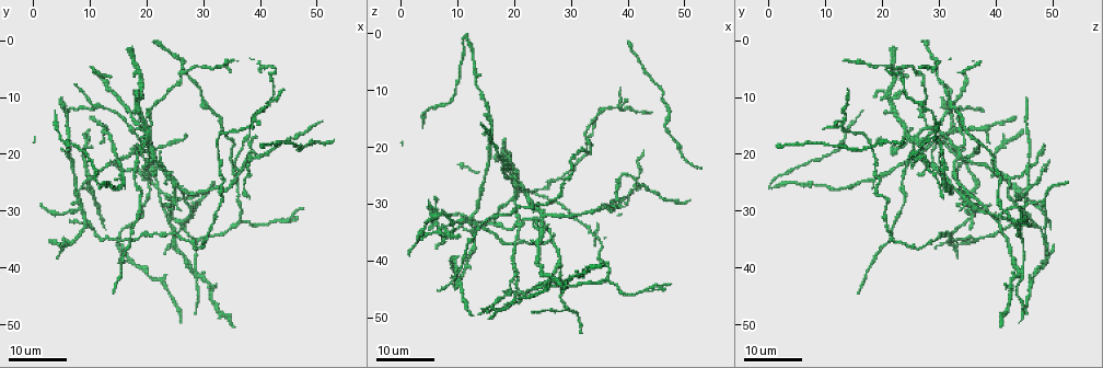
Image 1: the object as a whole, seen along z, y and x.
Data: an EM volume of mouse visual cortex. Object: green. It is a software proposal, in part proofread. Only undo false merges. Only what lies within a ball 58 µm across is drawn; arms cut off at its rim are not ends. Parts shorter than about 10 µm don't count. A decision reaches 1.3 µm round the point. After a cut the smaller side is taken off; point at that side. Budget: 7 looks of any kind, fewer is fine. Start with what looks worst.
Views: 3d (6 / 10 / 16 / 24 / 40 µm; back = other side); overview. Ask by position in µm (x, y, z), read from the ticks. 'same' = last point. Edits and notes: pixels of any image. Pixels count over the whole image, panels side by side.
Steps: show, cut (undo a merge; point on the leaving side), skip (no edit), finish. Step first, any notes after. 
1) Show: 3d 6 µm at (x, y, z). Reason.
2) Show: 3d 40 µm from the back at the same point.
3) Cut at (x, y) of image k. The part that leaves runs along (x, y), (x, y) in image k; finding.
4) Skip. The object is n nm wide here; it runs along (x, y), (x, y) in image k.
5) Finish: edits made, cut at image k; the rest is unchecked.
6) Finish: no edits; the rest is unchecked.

Show: 3d 16 µm at (38.0, 15.5, 12.5). Four arms meet.

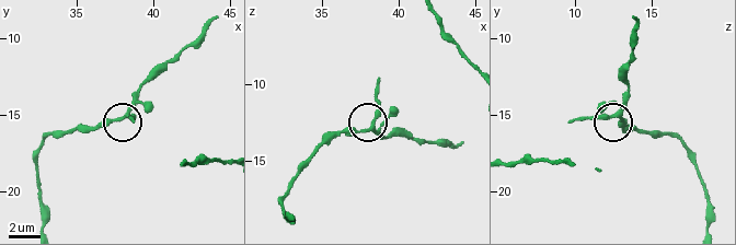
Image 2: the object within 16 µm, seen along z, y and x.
Show: 3d 10 µm at (38.2, 15.0, 12.6). Closer look.

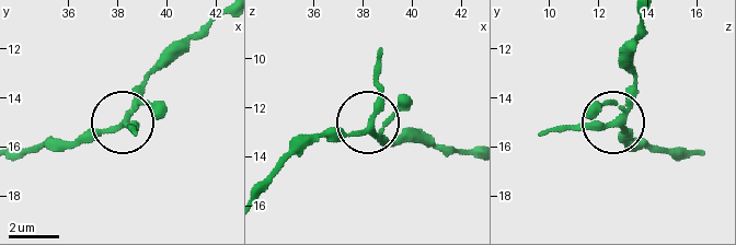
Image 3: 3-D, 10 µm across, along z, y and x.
Skip. 4 arms meet here; all the same cell.

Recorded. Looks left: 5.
Show: 3d 16 µm at (36.0, 24.5, 31.0). Small branch off a trunk.

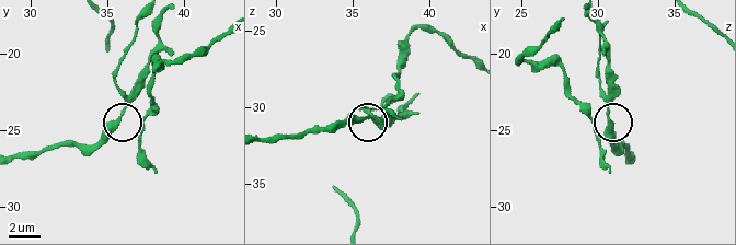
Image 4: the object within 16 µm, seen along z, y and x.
Show: 3d 10 µm at (36.0, 24.2, 30.6).

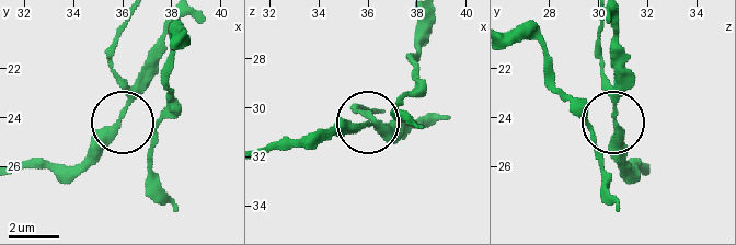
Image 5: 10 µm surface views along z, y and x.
Skip. One cell here.

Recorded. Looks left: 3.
Show: 3d 16 µm at (9.0, 31.0, 35.5). Thin arm on a thick one.

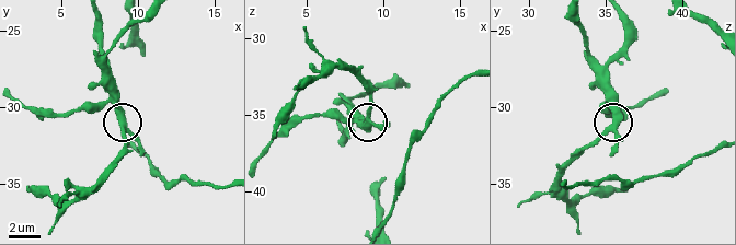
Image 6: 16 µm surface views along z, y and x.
Show: 3d 10 µm at (9.0, 31.2, 35.2).

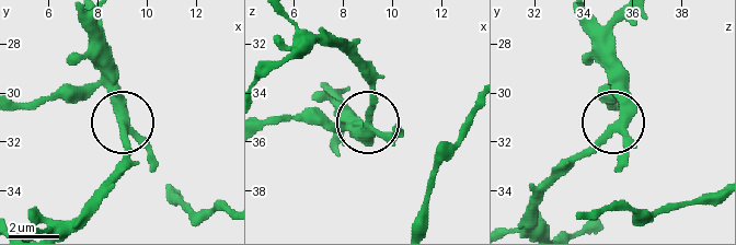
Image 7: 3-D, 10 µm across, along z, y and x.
Skip. 3 arms meet here; it runs along (597, 31), (597, 54), (622, 111), (567, 164) in image 7; all the same cell.

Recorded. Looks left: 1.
Finish: no edits; the rest is unchecked.

